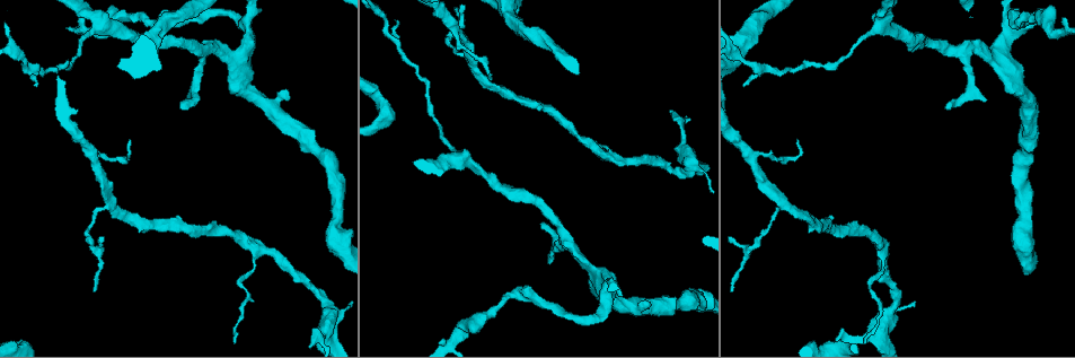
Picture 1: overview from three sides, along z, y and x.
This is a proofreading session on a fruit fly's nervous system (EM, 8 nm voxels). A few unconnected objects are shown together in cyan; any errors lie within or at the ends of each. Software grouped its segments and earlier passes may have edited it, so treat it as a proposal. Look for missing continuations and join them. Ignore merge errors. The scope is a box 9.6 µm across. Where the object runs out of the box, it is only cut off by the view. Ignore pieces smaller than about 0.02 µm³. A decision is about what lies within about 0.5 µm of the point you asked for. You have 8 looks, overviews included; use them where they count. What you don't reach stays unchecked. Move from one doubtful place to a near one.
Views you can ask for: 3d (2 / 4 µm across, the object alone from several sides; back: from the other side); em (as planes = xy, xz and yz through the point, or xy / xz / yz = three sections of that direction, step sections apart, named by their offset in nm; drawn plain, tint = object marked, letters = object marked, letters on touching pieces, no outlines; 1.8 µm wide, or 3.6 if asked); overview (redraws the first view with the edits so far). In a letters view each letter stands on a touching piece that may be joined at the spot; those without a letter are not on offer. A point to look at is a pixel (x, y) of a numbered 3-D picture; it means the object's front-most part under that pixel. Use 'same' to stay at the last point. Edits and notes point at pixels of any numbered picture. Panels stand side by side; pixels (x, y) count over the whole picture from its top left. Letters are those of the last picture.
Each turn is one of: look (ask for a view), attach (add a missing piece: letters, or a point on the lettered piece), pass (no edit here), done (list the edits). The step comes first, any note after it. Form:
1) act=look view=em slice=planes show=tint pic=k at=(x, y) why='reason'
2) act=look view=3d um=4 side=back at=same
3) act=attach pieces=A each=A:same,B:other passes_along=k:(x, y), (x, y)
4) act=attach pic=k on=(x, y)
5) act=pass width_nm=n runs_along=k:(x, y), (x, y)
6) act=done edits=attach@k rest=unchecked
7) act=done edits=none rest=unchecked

act=look view=3d um=2 side=back pic=1 at=(1061, 33)

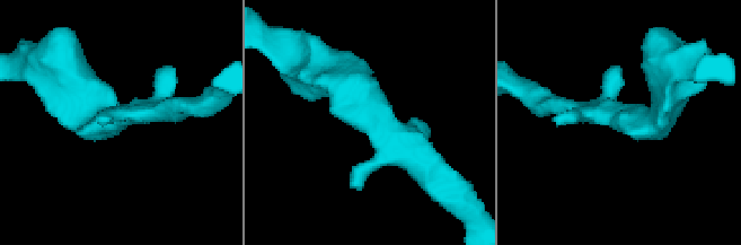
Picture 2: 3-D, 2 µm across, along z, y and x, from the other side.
act=look view=em slice=planes show=letters pic=2 at=(386, 123)

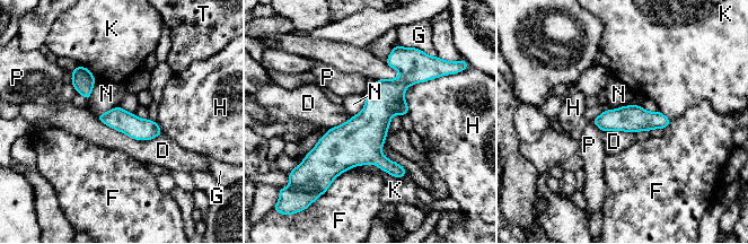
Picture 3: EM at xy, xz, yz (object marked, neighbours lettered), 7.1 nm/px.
act=pass each=D:other,F:other,G:other,H:other,K:other,N:other,P:other,T:other found='no lettered piece goes on from it'

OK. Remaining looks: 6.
act=look view=em slice=xz step=16 show=tint pic=1 at=(948, 106) why='free end'

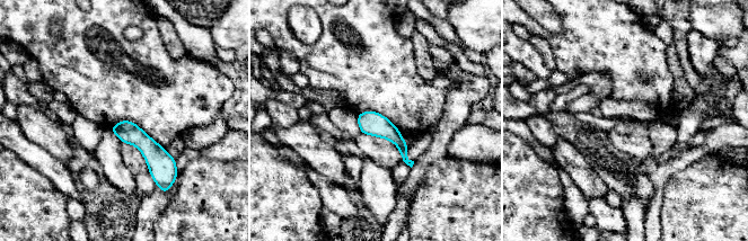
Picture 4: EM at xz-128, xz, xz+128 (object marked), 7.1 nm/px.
act=look view=em slice=xz step=16 show=letters at=same why='what lies round it'

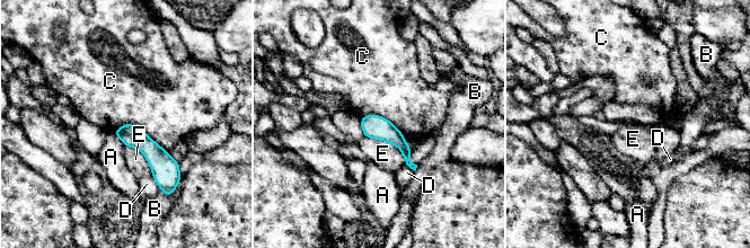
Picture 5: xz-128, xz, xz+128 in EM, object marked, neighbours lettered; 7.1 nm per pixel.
act=pass each=A:other,B:other,C:other,D:other,E:other runs_along=5:(118, 132), (176, 166) found='no lettered piece goes on from it'

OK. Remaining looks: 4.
act=look view=em slice=yz step=16 show=letters pic=1 at=(492, 73) why='free end'

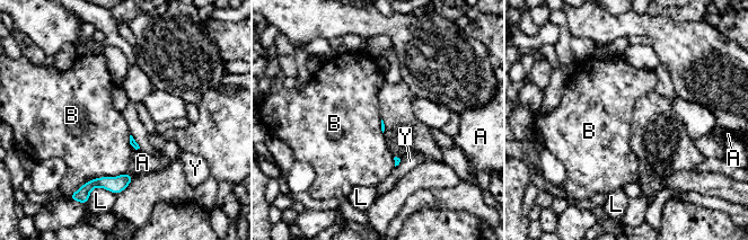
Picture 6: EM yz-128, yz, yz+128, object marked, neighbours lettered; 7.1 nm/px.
act=pass longest_contact=B:320nm each=A:other,B:other,L:other,Y:other found='no lettered piece goes on from it'

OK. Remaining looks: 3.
act=look view=em um=3.6 slice=planes show=letters pic=1 at=(742, 41) why='sudden change in width'

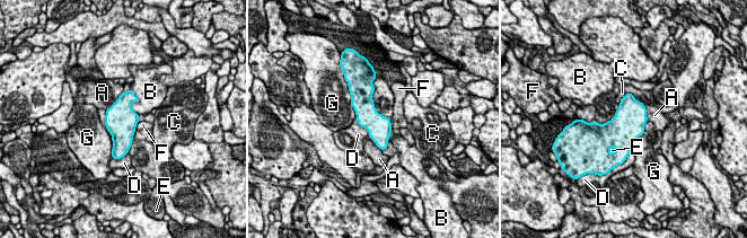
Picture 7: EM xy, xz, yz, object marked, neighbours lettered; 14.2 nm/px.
act=pass each=A:other,B:other,C:other,D:other,E:other,F:other,G:other border=7:(356, 118), (367, 130), (371, 139) found='none of them fits'

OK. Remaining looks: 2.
act=done edits=none rest=unchecked

